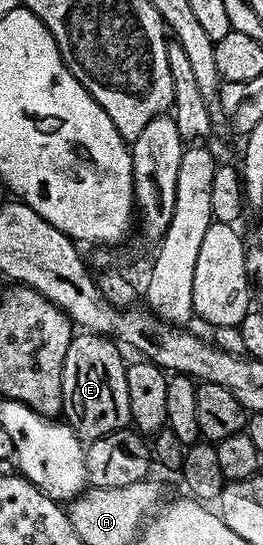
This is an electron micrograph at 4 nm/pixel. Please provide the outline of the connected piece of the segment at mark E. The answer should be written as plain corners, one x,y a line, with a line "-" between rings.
82,330
68,346
68,354
64,354
61,415
83,442
104,438
104,434
130,424
127,361
122,360
121,350
111,337

